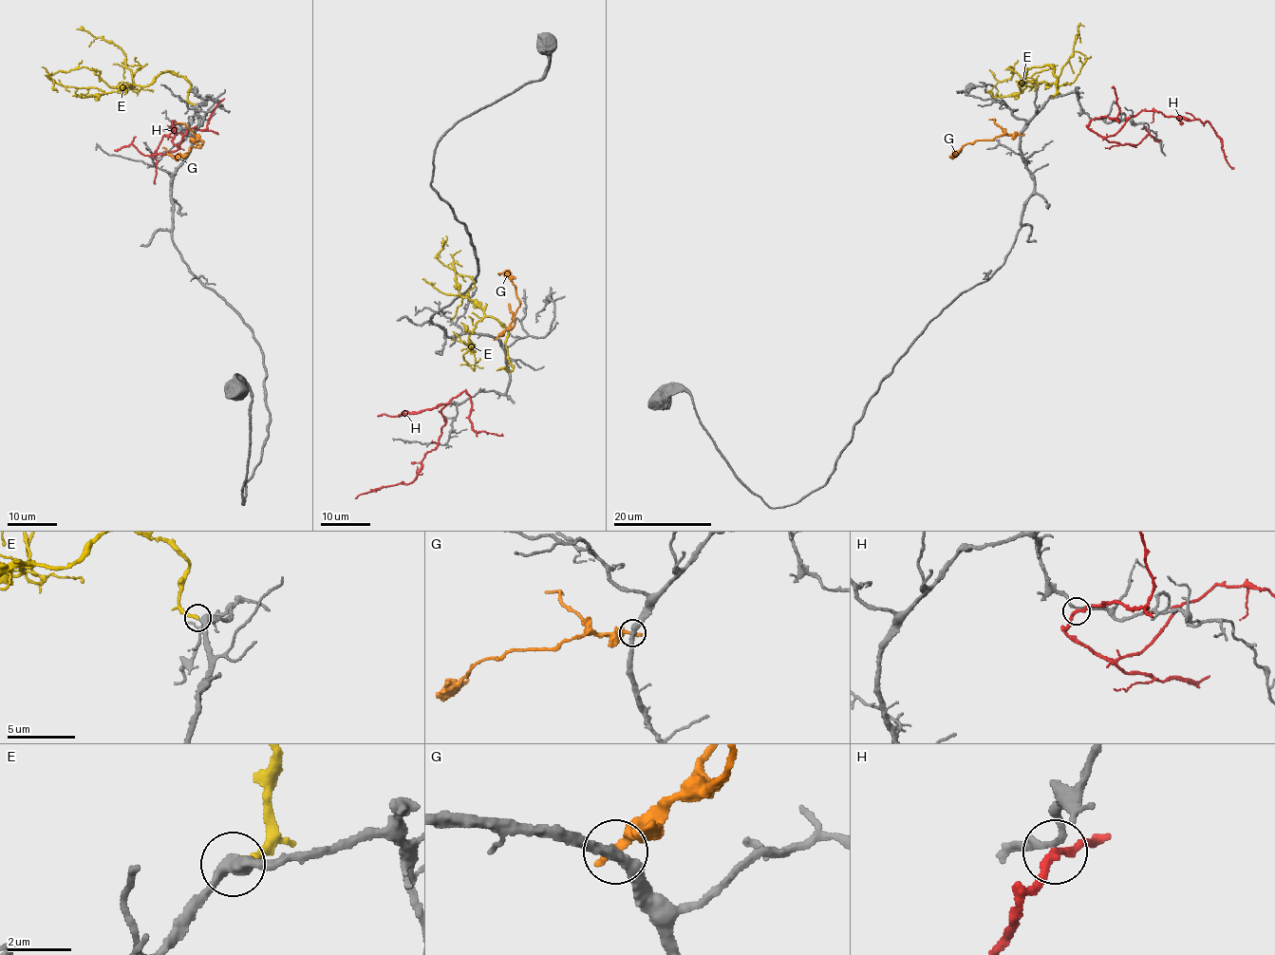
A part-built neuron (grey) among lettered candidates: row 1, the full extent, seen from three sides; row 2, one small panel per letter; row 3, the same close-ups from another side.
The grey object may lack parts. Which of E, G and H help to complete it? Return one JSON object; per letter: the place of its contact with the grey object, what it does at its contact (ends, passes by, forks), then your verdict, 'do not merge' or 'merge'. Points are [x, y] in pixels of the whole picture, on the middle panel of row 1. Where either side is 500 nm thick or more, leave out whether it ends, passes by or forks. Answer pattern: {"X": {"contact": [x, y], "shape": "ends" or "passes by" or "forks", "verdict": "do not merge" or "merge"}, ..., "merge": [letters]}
{"E": {"contact": [505, 366], "shape": "ends", "verdict": "merge"}, "G": {"contact": [496, 338], "shape": "ends", "verdict": "do not merge"}, "H": {"contact": [470, 397], "shape": "passes by", "verdict": "do not merge"}, "merge": ["E"]}

